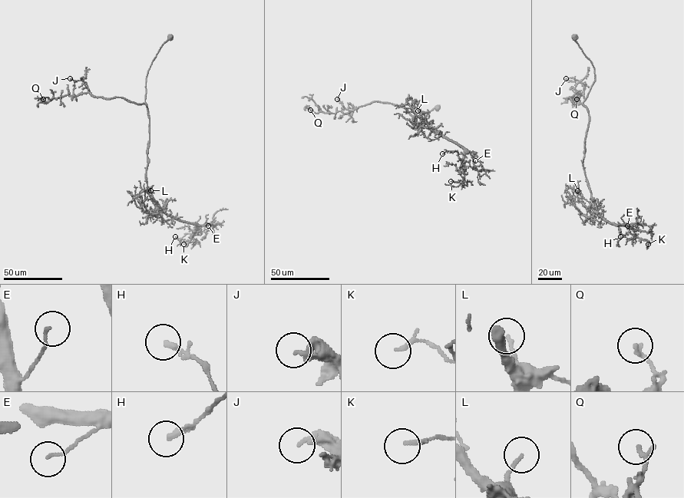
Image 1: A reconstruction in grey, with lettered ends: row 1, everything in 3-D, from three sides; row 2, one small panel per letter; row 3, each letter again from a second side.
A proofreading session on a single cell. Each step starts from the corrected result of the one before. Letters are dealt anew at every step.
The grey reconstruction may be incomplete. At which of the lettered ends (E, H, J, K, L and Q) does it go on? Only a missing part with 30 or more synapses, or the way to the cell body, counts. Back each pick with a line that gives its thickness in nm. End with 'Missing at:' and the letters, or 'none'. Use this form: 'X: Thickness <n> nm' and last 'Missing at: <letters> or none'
Missing at: none

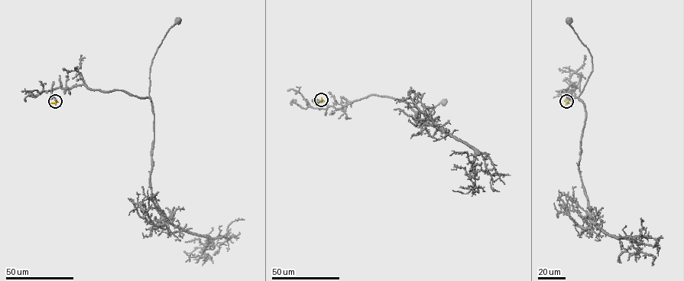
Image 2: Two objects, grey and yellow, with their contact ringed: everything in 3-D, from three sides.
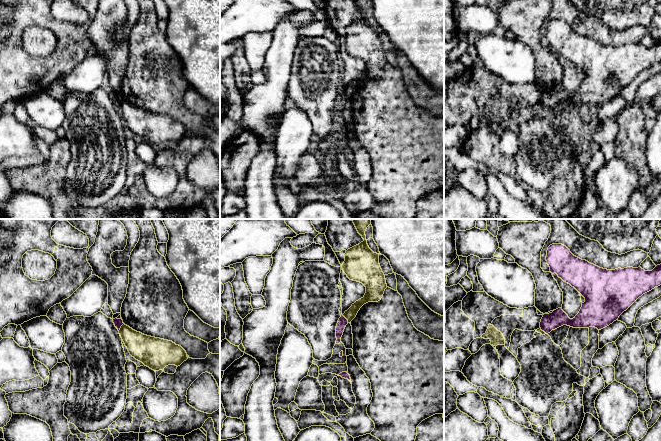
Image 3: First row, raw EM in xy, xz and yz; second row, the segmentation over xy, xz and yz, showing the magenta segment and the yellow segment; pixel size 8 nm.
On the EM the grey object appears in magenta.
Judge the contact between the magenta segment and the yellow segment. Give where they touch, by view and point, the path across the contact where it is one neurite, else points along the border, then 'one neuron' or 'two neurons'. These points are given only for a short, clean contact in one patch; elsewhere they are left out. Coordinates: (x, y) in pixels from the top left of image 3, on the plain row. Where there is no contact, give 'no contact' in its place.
meets magenta in xz at (346, 95); border along xz (342, 91), (348, 98); two neurons

